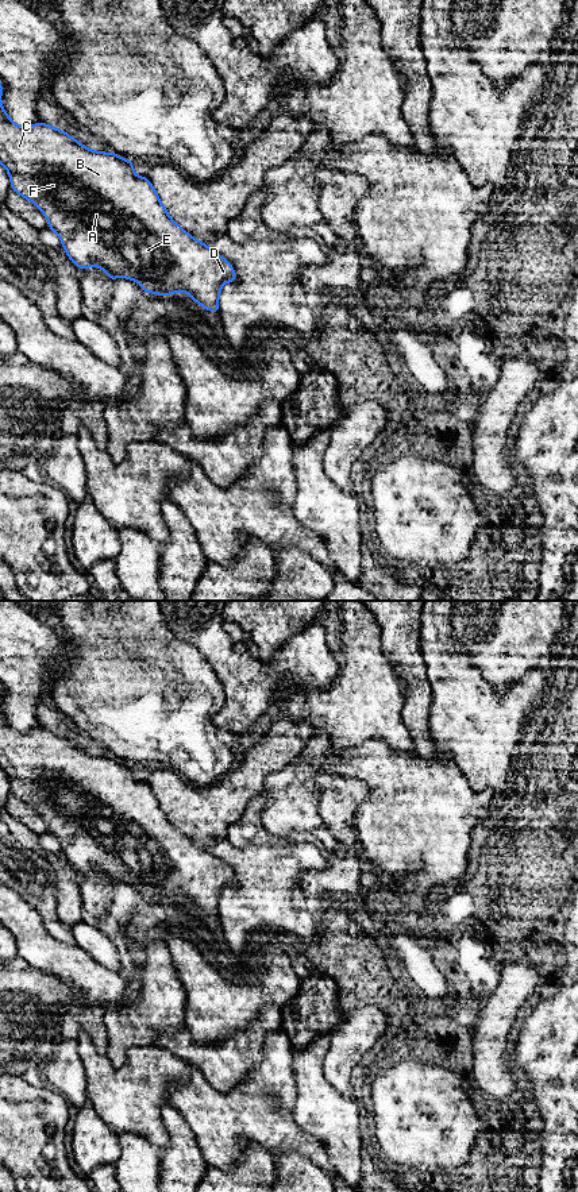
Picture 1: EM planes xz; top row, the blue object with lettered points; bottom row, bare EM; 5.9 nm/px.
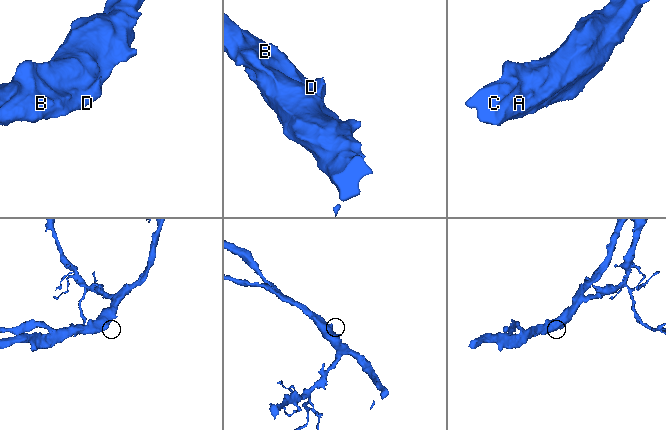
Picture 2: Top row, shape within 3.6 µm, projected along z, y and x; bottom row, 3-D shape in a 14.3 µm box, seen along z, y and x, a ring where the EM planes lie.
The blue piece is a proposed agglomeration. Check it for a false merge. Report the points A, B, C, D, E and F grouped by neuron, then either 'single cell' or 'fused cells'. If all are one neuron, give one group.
groups A B C D E F; single cell

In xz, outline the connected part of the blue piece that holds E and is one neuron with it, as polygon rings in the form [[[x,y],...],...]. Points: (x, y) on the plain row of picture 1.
[[[0,687],[0,768],[8,776],[11,795],[41,814],[47,822],[47,833],[61,842],[62,853],[78,875],[96,871],[103,873],[111,886],[119,882],[136,884],[144,896],[162,902],[186,896],[204,914],[219,919],[221,890],[236,886],[232,869],[208,849],[190,841],[169,821],[149,783],[134,778],[135,767],[115,757],[93,756],[63,734],[43,726],[30,732],[15,729],[1,710],[1,697]]]

